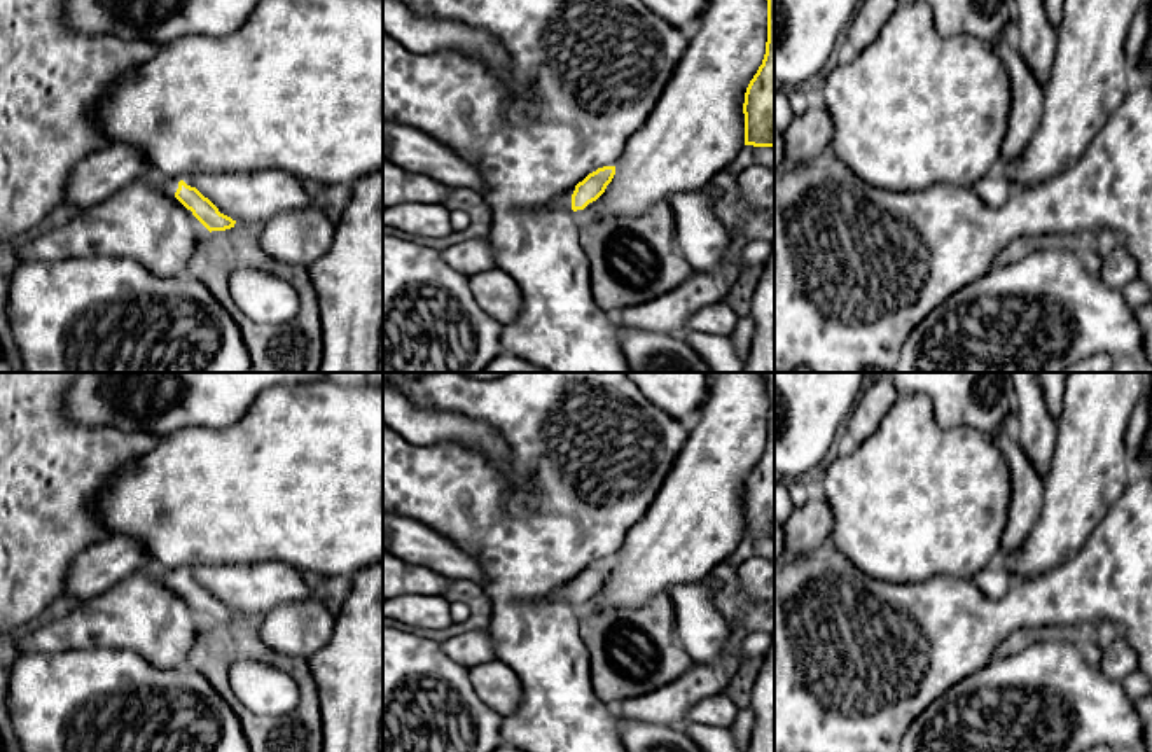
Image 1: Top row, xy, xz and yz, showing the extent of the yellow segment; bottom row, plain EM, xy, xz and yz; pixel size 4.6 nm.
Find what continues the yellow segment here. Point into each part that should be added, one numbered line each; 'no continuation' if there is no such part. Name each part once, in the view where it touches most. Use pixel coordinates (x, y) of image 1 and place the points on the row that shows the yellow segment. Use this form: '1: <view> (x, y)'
1: xy (168, 186)

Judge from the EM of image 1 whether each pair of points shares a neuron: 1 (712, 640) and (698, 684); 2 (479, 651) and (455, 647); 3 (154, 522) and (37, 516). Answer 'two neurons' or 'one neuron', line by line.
1: two neurons
2: one neuron
3: two neurons

